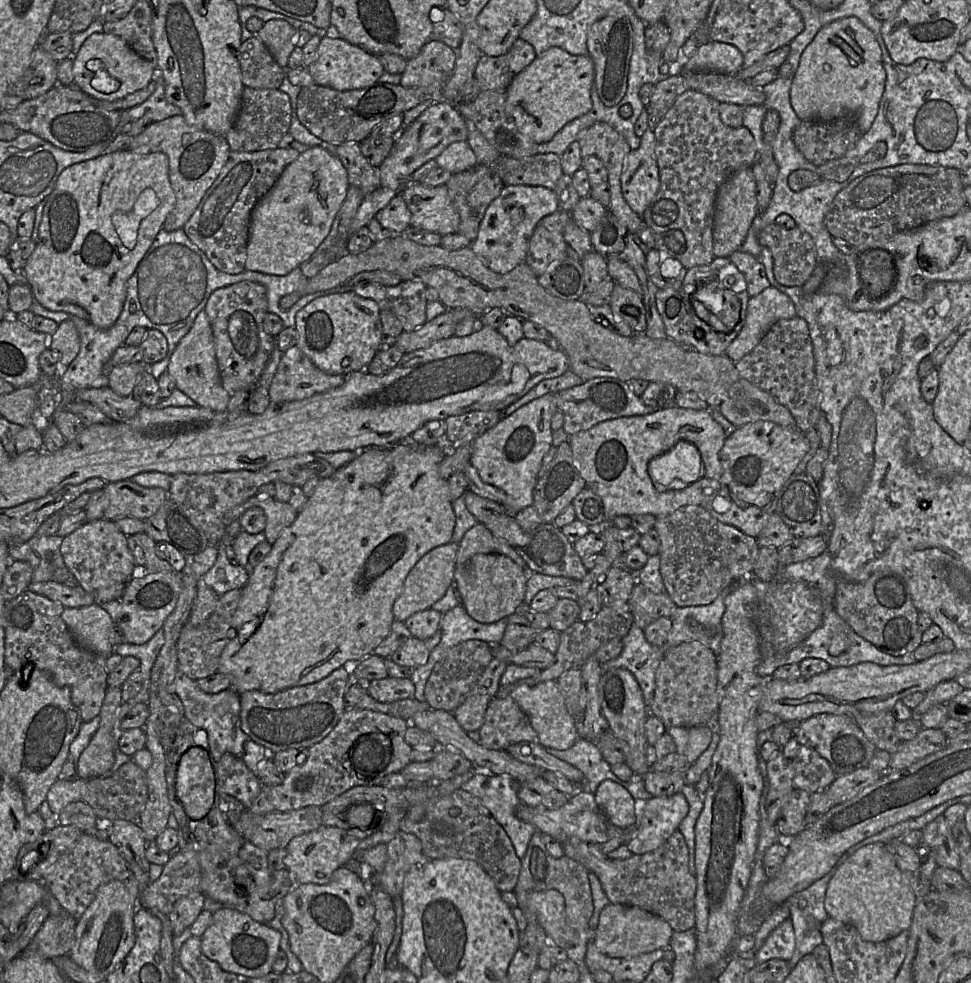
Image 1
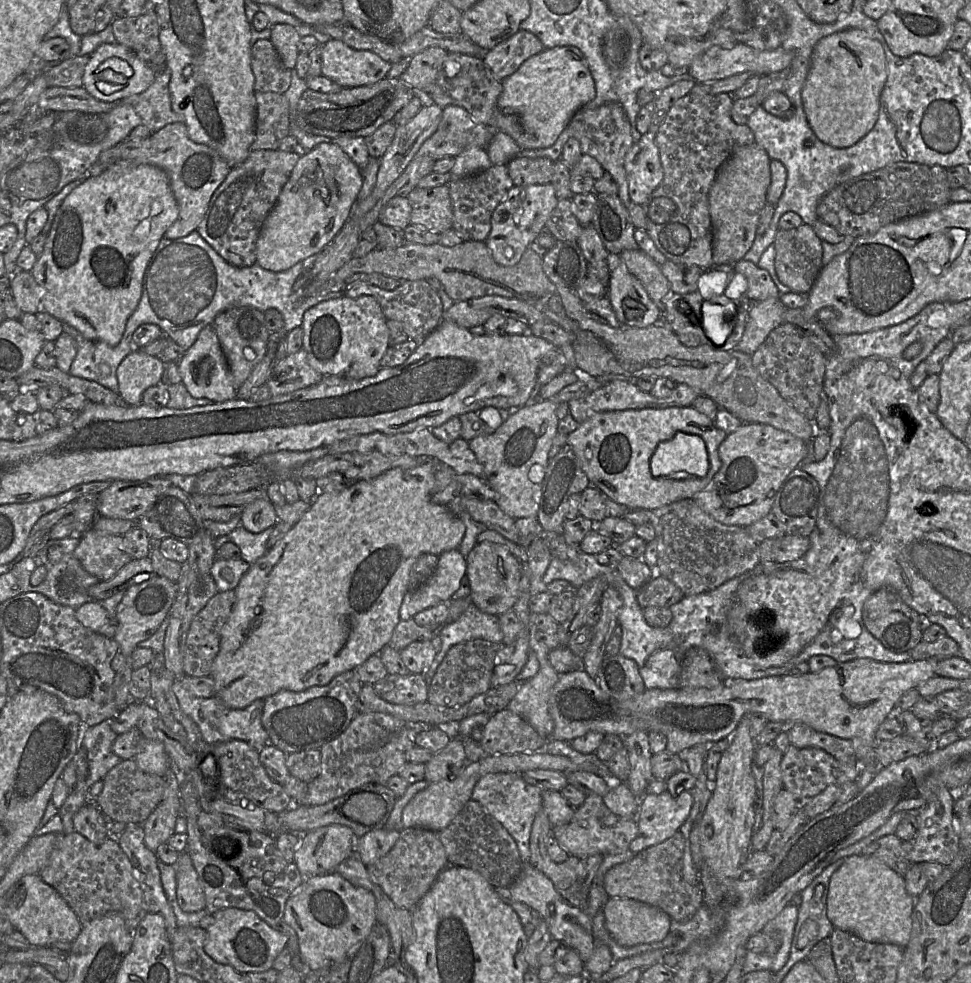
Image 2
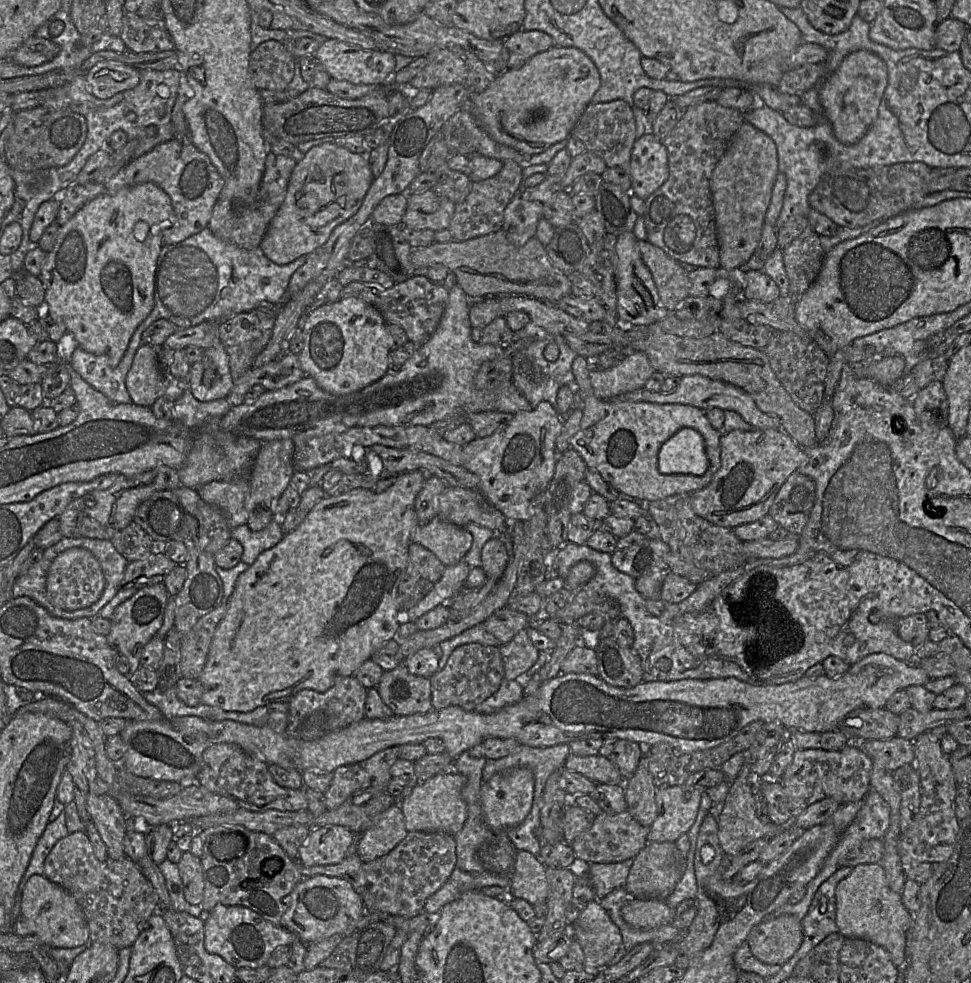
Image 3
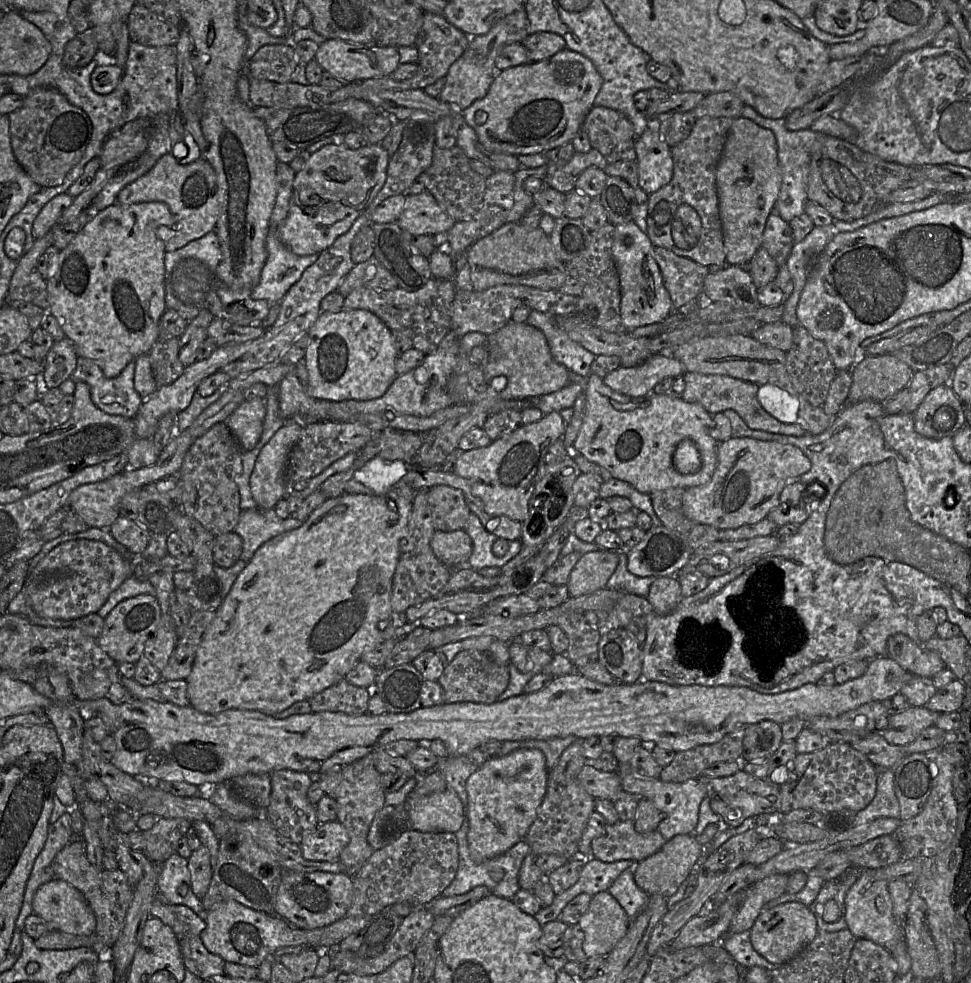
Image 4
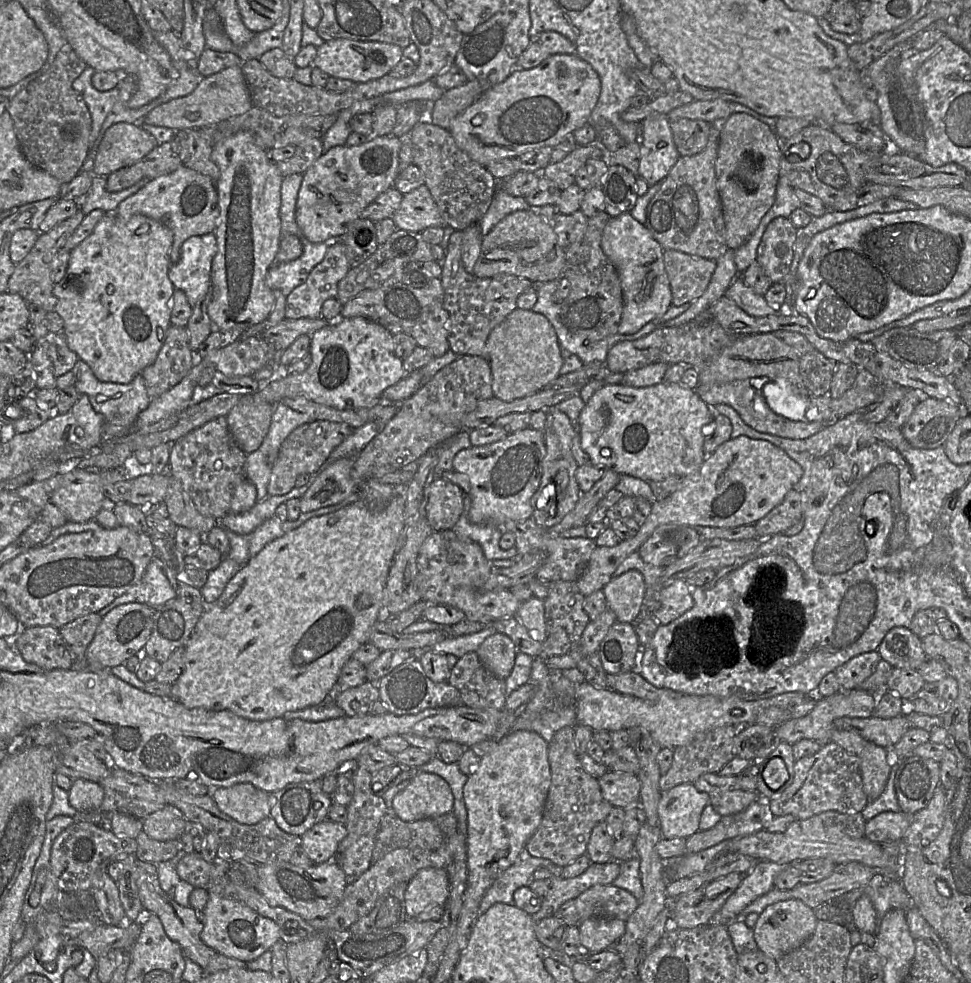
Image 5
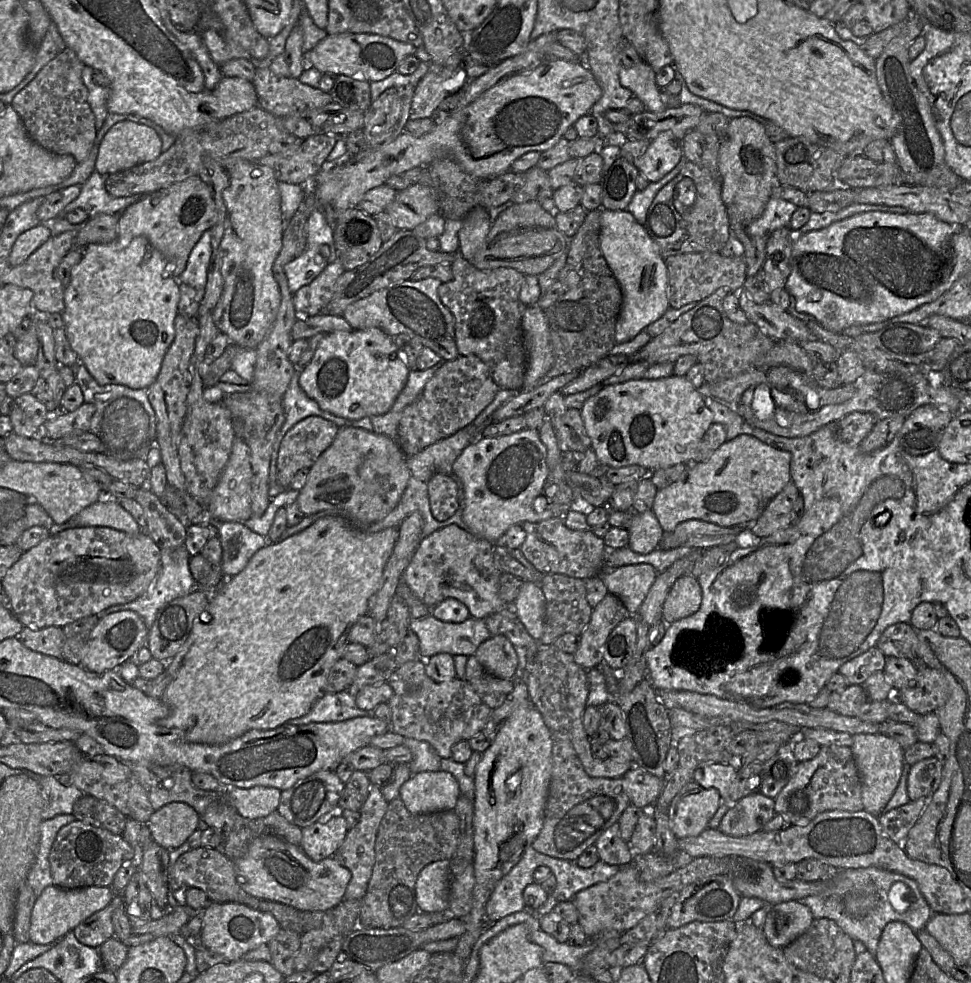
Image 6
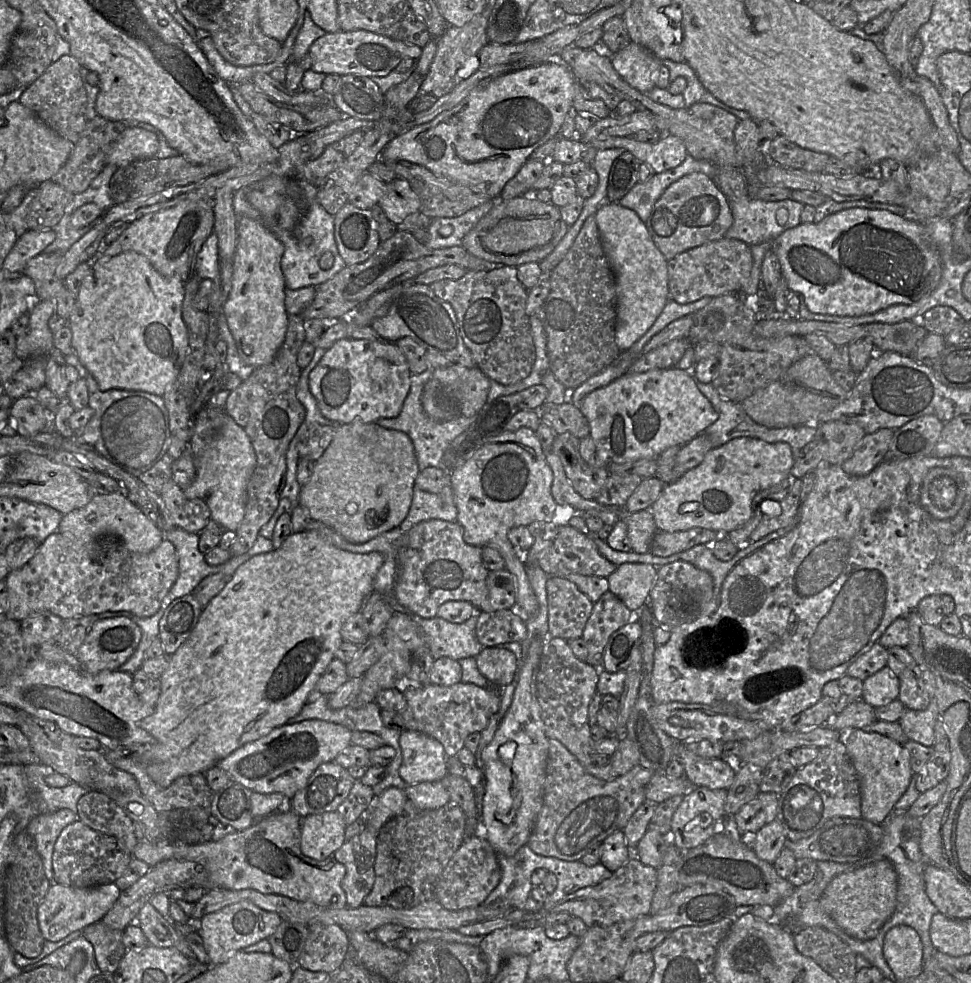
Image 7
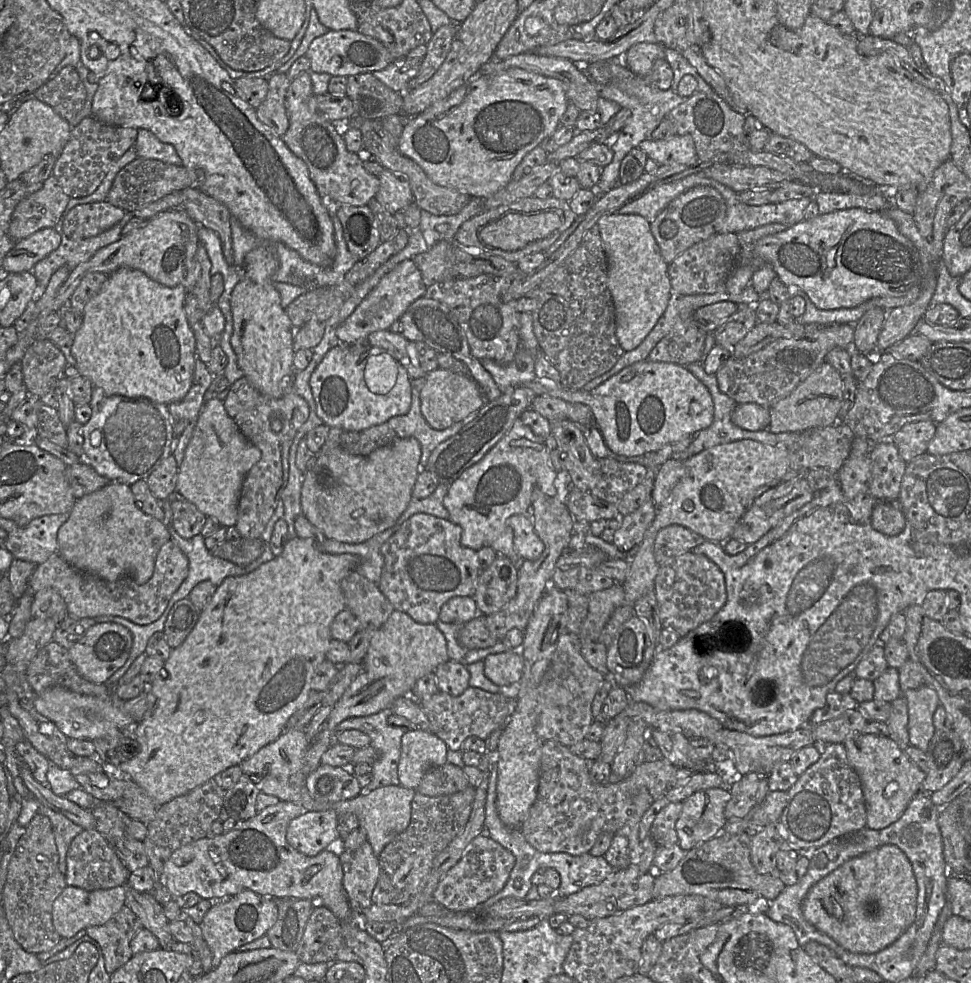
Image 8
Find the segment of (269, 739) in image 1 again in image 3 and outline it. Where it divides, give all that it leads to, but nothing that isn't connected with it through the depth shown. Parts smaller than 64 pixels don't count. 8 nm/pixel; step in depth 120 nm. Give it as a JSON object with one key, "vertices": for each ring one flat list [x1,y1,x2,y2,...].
{"vertices":[[354,676,336,677,335,684,323,693,303,689,288,700,285,733,292,738,311,741,342,729,364,718,367,689]]}

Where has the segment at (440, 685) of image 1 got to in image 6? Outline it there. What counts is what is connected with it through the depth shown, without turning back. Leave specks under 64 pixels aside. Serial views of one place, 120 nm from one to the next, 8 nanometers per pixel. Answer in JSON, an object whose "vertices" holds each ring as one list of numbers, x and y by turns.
{"vertices":[[472,655,468,656,464,679,492,710,504,702,515,684,512,679,500,679,487,673]]}

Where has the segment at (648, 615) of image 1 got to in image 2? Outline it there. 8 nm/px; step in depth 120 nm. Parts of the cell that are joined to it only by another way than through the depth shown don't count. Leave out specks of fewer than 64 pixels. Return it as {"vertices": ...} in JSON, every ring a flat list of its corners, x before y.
{"vertices":[[654,575,649,582,637,590,636,597,642,609,648,606,669,608,680,602,684,594,662,575]]}

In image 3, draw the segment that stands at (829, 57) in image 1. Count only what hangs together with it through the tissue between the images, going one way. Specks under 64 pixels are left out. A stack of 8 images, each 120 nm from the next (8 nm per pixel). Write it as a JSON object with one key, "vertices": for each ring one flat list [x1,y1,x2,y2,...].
{"vertices":[[858,50,847,55,839,67,821,82,818,94,824,117,840,143,855,144,867,133,876,120,887,79,884,61,873,52]]}

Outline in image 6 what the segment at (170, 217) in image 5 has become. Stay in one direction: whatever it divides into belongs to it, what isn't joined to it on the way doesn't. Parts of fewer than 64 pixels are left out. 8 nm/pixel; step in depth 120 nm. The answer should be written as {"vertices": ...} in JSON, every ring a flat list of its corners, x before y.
{"vertices":[[194,175,127,206,119,214,117,239,121,244,128,244,137,236,146,237,151,246,169,261,166,272,171,270,178,277,185,270,189,255,201,235,216,221,217,208,209,187,198,175]]}

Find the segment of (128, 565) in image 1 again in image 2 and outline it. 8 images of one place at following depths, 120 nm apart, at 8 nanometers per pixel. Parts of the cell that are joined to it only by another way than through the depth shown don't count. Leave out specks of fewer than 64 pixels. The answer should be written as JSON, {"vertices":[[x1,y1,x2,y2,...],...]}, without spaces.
{"vertices":[[90,528,74,550,83,569,100,582,110,580,132,558,123,550,122,536,100,534]]}

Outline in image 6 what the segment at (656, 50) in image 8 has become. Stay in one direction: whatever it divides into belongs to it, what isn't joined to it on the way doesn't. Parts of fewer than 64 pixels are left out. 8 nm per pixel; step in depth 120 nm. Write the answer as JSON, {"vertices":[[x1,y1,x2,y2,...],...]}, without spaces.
{"vertices":[[642,58,641,60,632,68,620,69,620,84,644,104,644,111,661,113,666,107,660,99,660,88,656,85,656,72]]}

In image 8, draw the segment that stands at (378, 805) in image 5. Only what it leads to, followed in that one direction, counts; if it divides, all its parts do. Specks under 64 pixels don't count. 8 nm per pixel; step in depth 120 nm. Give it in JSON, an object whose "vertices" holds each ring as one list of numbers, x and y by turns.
{"vertices":[[368,841,352,851,341,847,338,850,343,867,343,888,350,908,355,913,363,913,372,905,371,896,380,874,378,857]]}

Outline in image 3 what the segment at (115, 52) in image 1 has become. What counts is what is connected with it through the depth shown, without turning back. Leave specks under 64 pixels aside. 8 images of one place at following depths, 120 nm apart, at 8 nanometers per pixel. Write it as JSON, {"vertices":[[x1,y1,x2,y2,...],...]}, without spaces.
{"vertices":[[100,61,87,72,86,79,94,96,110,99,136,87,140,82,140,70,117,61]]}

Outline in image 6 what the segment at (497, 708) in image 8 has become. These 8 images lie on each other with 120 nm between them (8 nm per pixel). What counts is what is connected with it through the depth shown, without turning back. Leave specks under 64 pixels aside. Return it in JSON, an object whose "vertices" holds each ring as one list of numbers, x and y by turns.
{"vertices":[[415,659,398,666,387,681,393,689,393,695,387,702,391,709,390,729,405,738,413,738,429,743,441,758,450,758,454,744,469,740,483,731,492,709,487,706,465,680,457,677,449,681,435,682,425,672,425,660]]}

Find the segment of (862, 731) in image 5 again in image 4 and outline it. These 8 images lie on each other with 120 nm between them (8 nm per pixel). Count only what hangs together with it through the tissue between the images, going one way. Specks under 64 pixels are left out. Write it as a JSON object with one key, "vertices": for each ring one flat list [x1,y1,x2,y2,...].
{"vertices":[[909,706,898,714,890,715,887,727,877,733,891,745,905,746,914,741,924,729,934,726,940,714,925,706]]}

